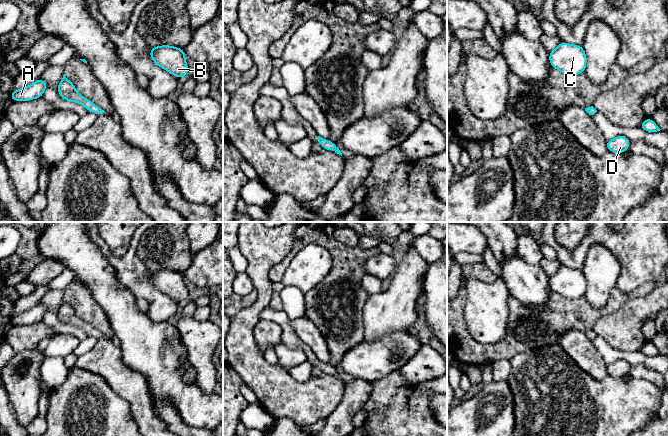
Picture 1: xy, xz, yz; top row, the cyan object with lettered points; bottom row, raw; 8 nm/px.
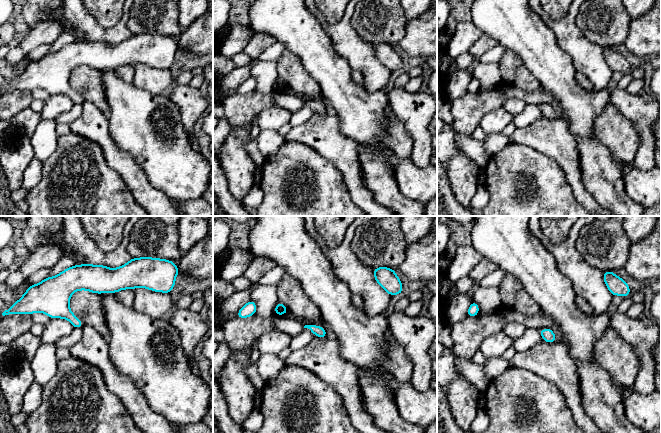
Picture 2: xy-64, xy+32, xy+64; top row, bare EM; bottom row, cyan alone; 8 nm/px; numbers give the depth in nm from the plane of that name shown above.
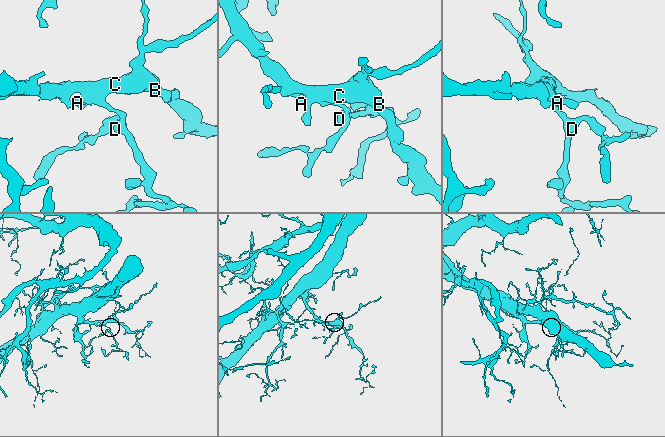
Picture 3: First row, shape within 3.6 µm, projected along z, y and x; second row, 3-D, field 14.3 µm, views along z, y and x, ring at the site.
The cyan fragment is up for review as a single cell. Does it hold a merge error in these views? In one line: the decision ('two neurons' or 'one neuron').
one neuron

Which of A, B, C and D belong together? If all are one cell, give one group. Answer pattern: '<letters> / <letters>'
A B C D

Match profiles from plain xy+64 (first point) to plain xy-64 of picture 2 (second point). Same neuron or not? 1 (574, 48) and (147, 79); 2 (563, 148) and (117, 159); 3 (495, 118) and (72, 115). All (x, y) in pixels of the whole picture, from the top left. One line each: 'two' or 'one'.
1: one
2: one
3: two

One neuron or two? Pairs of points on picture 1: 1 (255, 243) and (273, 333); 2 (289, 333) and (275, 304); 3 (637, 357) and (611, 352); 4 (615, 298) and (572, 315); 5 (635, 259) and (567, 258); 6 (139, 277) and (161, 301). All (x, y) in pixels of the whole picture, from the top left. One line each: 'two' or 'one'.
1: two
2: two
3: one
4: one
5: one
6: one

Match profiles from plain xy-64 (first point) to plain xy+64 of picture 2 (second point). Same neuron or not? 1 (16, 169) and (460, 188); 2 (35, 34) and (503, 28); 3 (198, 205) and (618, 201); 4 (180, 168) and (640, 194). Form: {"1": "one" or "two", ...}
{"1": "one", "2": "two", "3": "one", "4": "one"}

